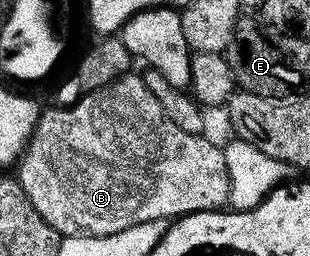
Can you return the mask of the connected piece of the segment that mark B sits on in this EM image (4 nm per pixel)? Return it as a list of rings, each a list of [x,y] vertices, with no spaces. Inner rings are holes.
[[[129,72],[123,78],[116,79],[115,82],[106,84],[102,88],[92,90],[88,94],[83,94],[73,106],[61,106],[59,108],[45,109],[36,121],[36,126],[32,129],[32,135],[28,138],[28,145],[25,146],[23,154],[18,159],[20,174],[18,181],[24,190],[24,195],[38,208],[38,216],[46,220],[62,236],[84,235],[93,238],[105,238],[111,234],[122,232],[126,228],[134,228],[134,224],[146,224],[150,220],[175,220],[183,218],[186,214],[196,214],[199,210],[214,210],[223,207],[230,198],[230,183],[228,180],[228,170],[224,167],[224,155],[219,145],[207,142],[204,136],[182,132],[173,122],[162,112],[162,104],[154,100],[154,92],[146,88],[143,77]]]

